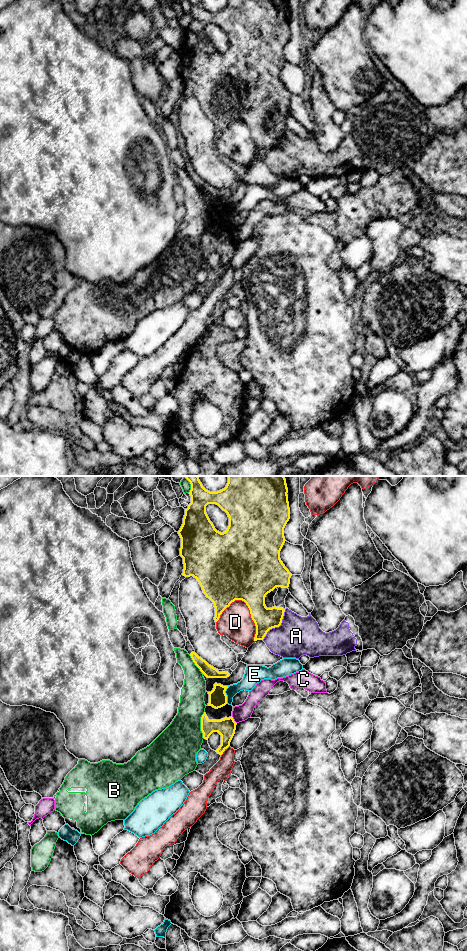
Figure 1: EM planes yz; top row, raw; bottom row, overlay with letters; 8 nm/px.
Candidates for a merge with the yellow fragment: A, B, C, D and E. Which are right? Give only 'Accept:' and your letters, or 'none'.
Accept: none

